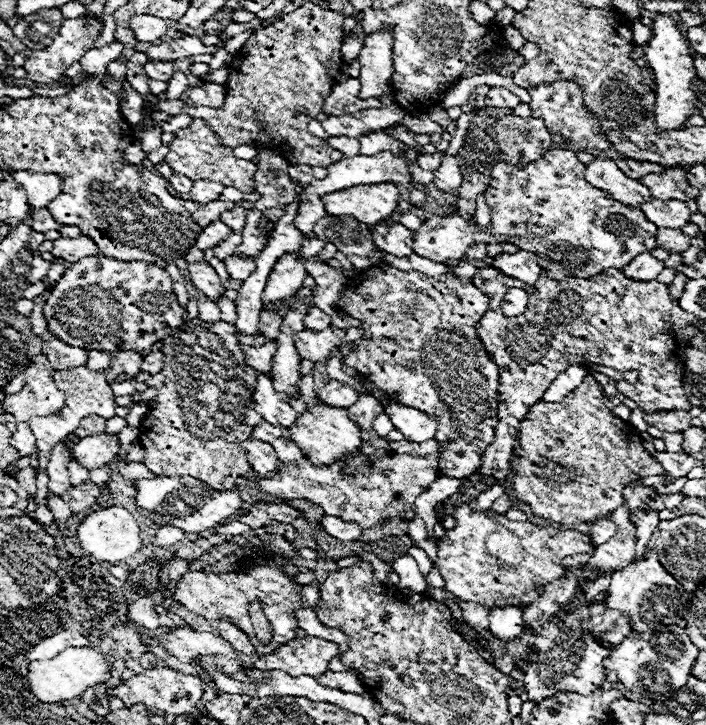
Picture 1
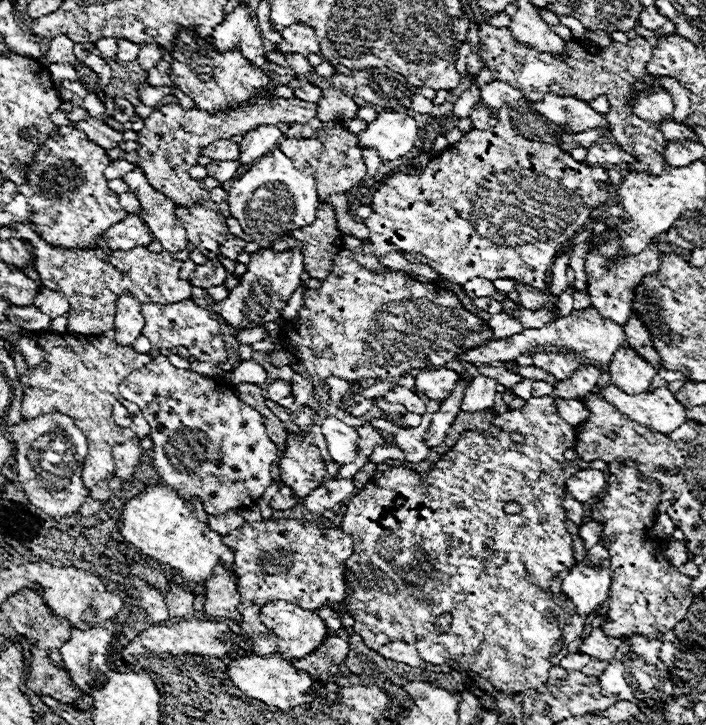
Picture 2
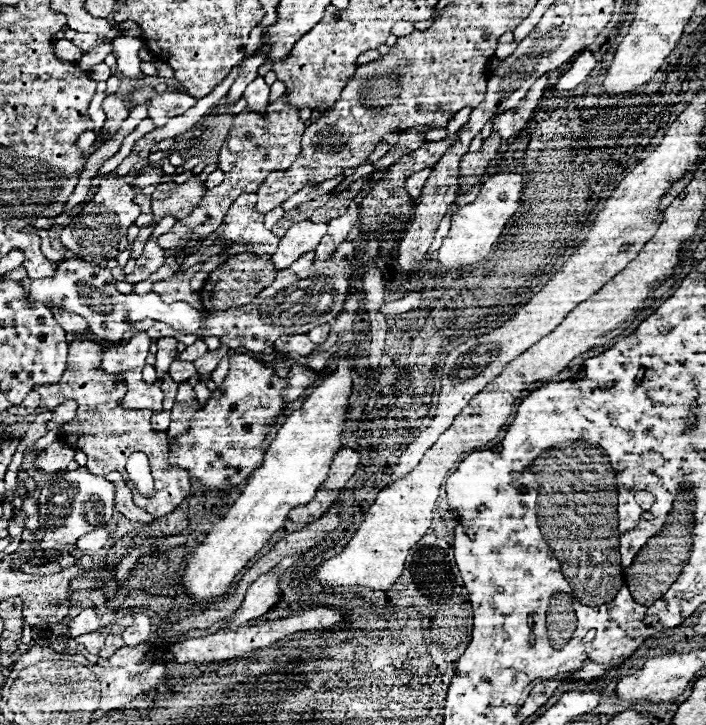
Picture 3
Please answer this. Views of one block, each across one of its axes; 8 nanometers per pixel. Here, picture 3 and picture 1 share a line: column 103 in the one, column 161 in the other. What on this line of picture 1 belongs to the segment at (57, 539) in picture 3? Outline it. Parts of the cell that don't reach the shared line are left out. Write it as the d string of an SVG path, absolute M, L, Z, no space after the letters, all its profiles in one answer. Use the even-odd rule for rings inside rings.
M156 476L148 480L136 480L136 506L142 508L144 516L154 520L158 526L176 526L184 534L200 534L204 530L214 528L220 524L224 518L240 510L240 496L236 490L226 490L218 492L208 488L208 484L200 482L198 478L192 476L182 476L182 478L166 478L166 476Z

